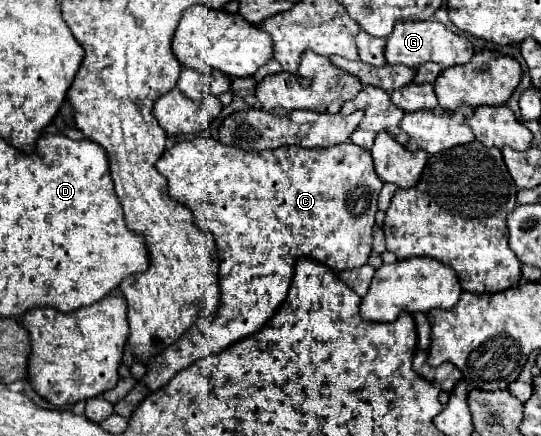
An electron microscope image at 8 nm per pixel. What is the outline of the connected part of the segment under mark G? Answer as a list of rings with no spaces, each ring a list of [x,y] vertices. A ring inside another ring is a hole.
[[[424,20],[424,22],[396,22],[392,34],[386,40],[386,62],[388,64],[404,64],[410,68],[418,68],[424,62],[436,62],[442,68],[456,66],[456,64],[466,64],[474,56],[474,44],[470,42],[468,36],[456,34],[448,30],[440,22]]]

